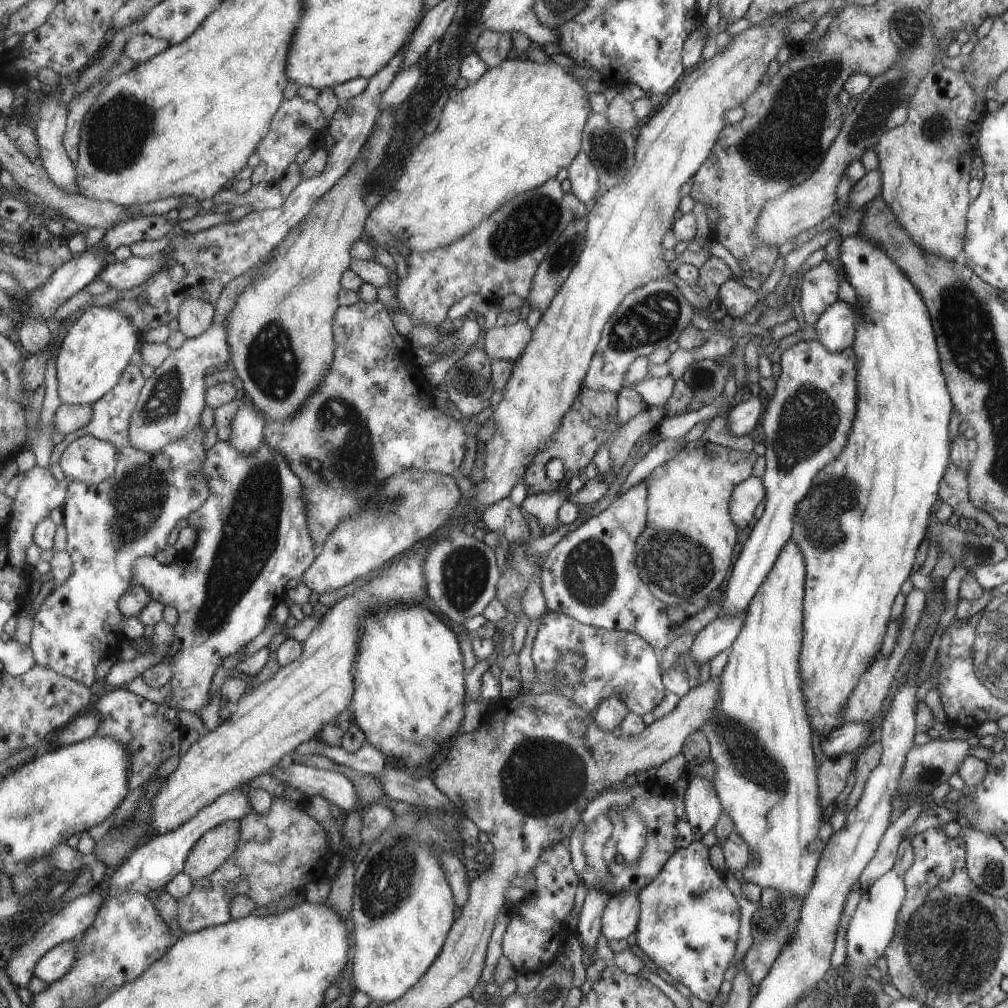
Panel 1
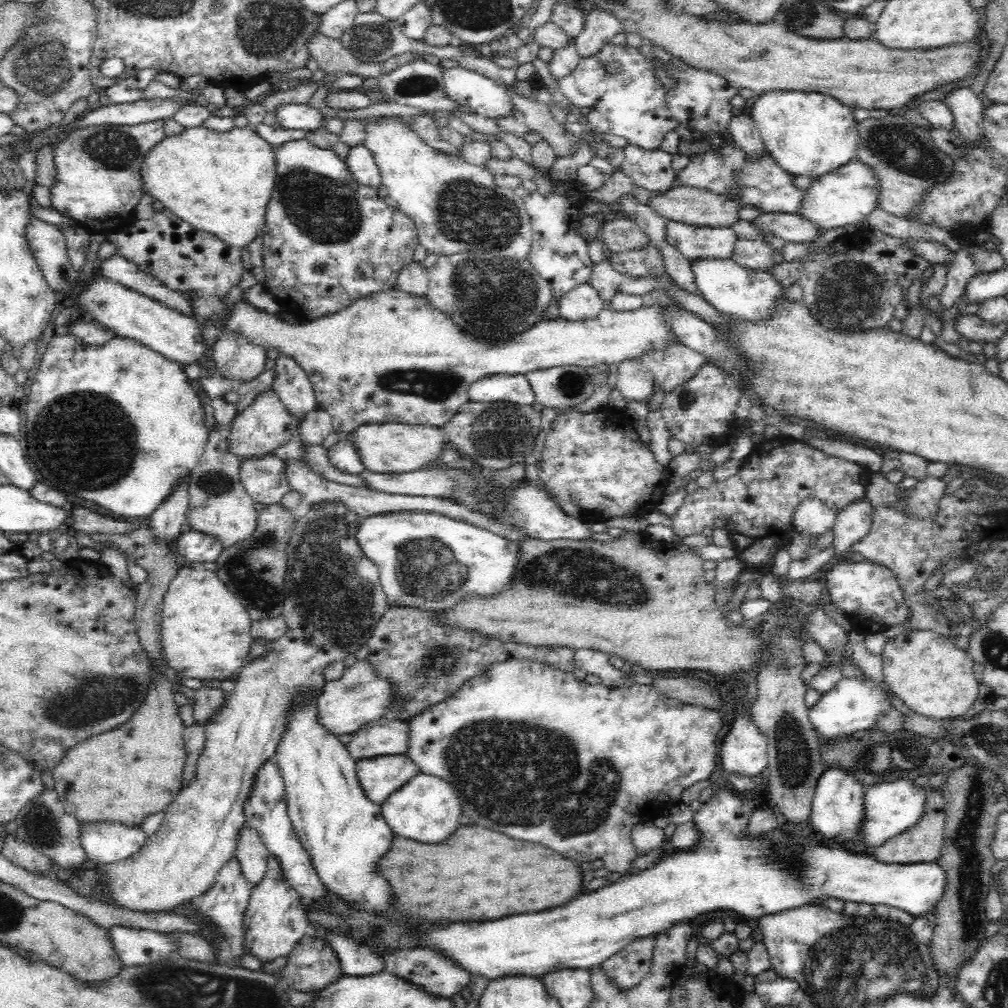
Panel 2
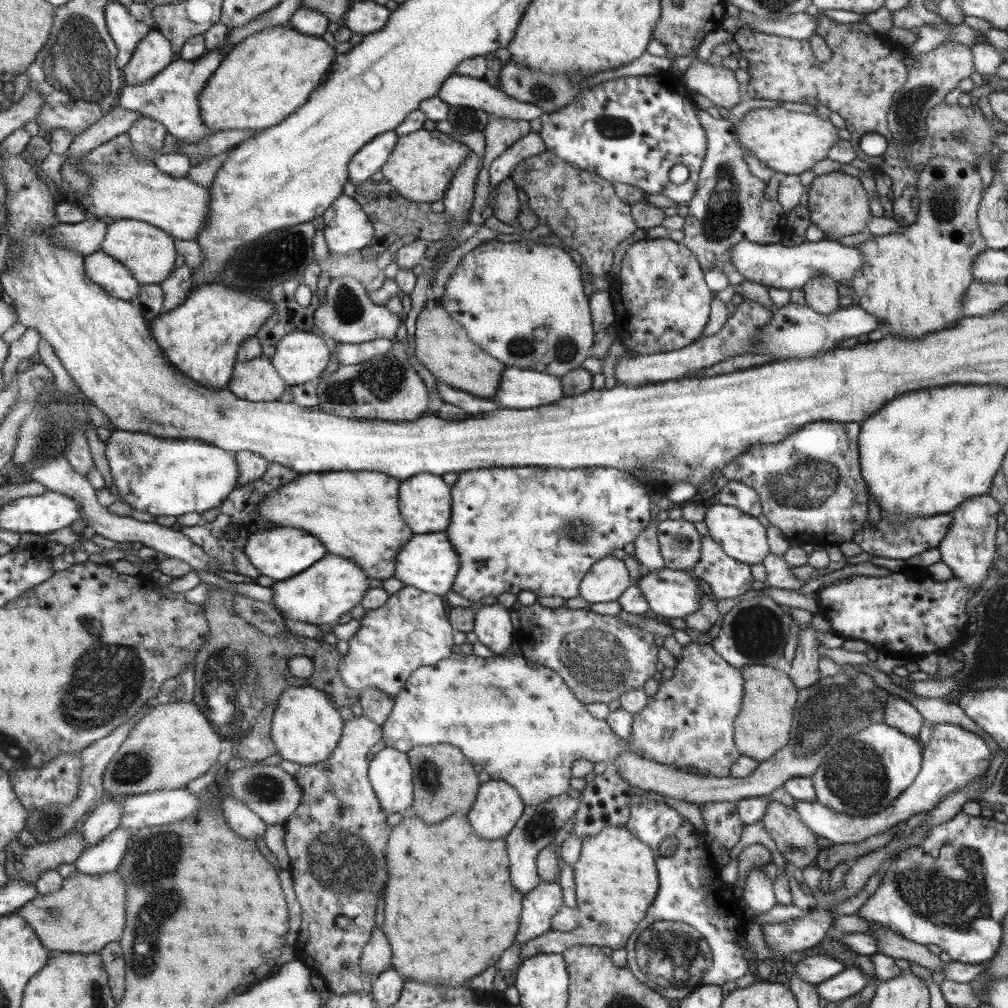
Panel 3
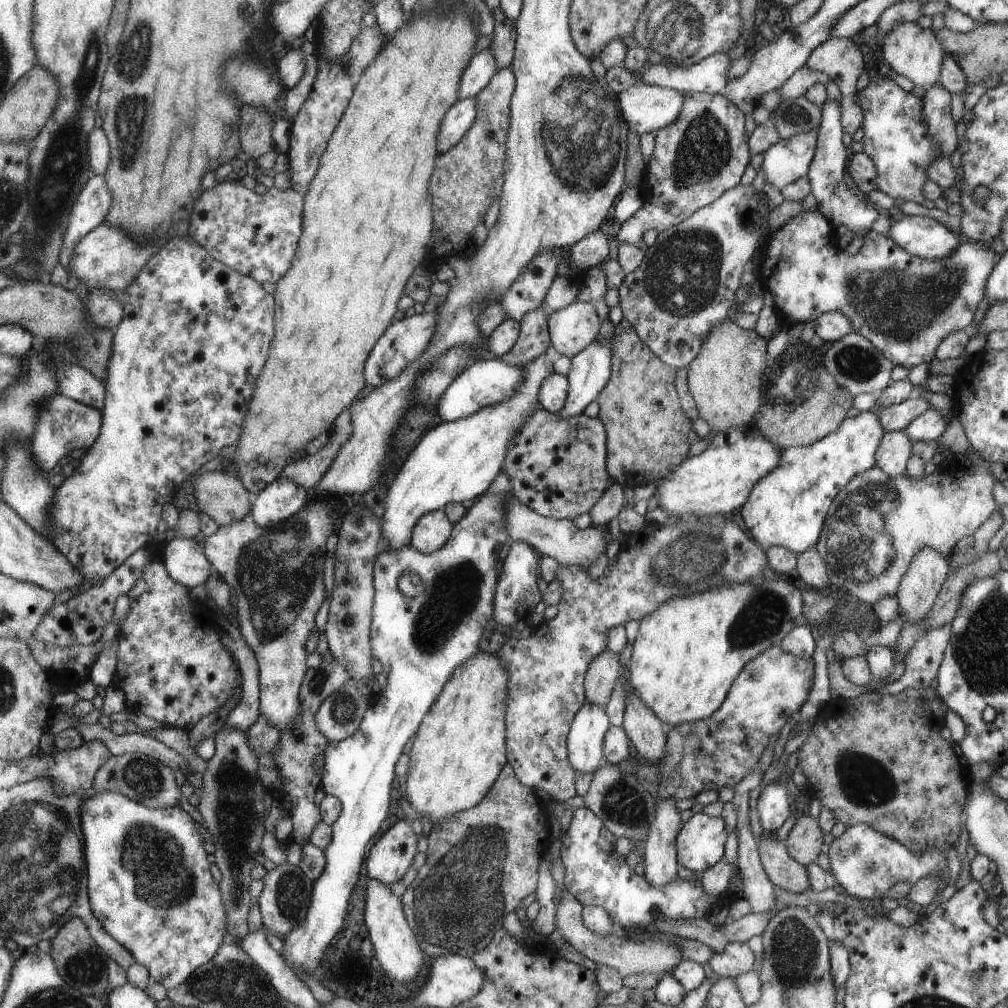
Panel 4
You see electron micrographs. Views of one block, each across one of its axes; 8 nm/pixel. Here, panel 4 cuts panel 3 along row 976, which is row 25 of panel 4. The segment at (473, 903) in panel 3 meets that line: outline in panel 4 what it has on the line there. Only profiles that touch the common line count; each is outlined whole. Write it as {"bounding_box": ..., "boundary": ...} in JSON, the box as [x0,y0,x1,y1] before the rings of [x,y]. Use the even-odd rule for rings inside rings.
{"bounding_box":[231,4,477,494],"boundary":[[[463,4],[457,5],[455,9],[443,16],[413,17],[411,12],[411,14],[405,15],[404,24],[396,30],[393,37],[385,41],[377,56],[357,78],[356,89],[352,90],[348,106],[344,110],[339,124],[336,125],[335,132],[332,133],[323,156],[319,158],[319,168],[312,180],[309,181],[308,189],[303,195],[303,228],[295,257],[292,258],[288,272],[280,278],[279,282],[275,283],[273,292],[273,298],[277,298],[277,338],[272,338],[273,346],[268,348],[269,362],[264,362],[265,366],[262,366],[260,373],[256,376],[252,396],[246,406],[244,421],[241,423],[240,436],[233,444],[235,450],[231,463],[236,466],[236,477],[251,494],[257,494],[265,488],[265,485],[275,481],[280,476],[284,466],[290,463],[296,453],[301,453],[309,441],[313,438],[323,438],[332,422],[345,408],[349,408],[349,404],[353,402],[357,392],[363,388],[363,362],[365,362],[369,350],[373,348],[373,344],[377,342],[377,338],[383,334],[385,326],[391,324],[391,318],[397,310],[395,302],[399,300],[399,296],[403,292],[405,280],[409,278],[411,270],[421,260],[423,252],[425,254],[428,252],[425,250],[425,244],[430,241],[429,236],[432,235],[432,228],[431,210],[429,210],[429,198],[427,198],[427,182],[429,182],[429,174],[433,170],[433,160],[437,154],[435,132],[439,128],[443,114],[455,104],[459,97],[456,92],[460,85],[460,78],[475,54],[475,40],[477,40],[477,35],[474,34],[471,20],[465,15]]]}

